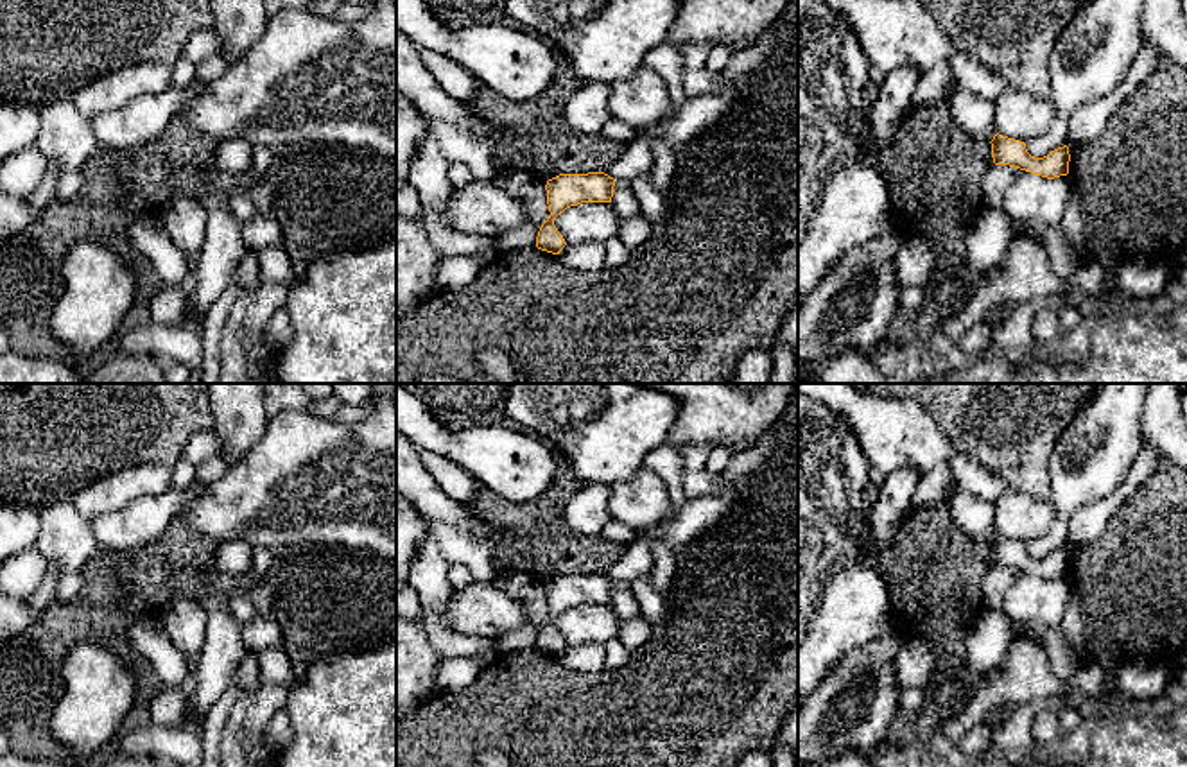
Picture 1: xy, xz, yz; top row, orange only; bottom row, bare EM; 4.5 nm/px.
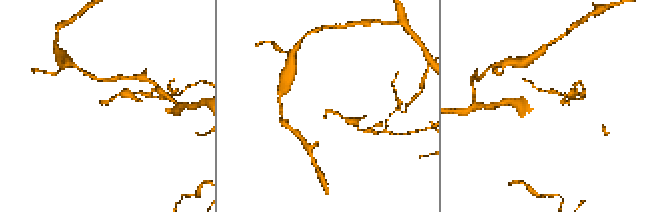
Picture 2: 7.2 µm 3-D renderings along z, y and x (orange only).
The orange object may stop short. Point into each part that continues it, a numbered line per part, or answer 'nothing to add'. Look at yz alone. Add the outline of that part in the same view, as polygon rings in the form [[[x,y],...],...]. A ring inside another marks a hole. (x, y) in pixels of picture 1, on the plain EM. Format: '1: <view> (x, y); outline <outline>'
nothing to add

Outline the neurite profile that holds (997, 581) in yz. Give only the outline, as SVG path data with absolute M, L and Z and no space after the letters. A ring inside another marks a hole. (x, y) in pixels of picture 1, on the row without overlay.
M993 566L983 577L984 609L997 609L1002 606L1008 591L1015 584L1020 570L1009 566Z

